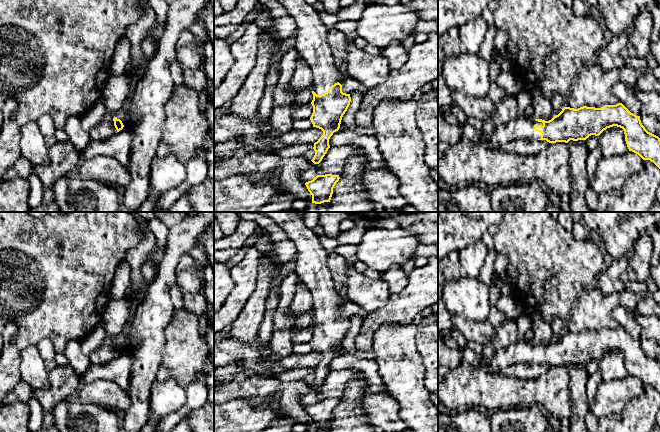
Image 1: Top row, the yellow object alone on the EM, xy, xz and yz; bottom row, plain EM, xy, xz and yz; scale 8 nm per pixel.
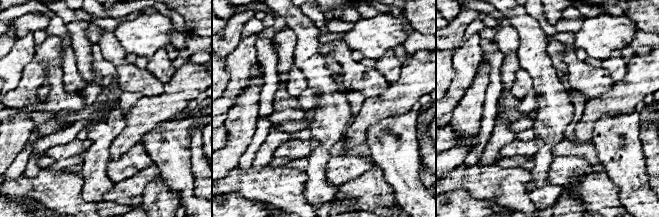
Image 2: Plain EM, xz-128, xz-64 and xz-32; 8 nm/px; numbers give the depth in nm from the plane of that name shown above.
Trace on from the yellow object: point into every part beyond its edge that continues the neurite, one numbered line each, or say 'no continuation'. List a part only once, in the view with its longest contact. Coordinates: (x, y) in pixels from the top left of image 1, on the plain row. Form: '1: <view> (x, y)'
1: yz (520, 351)

